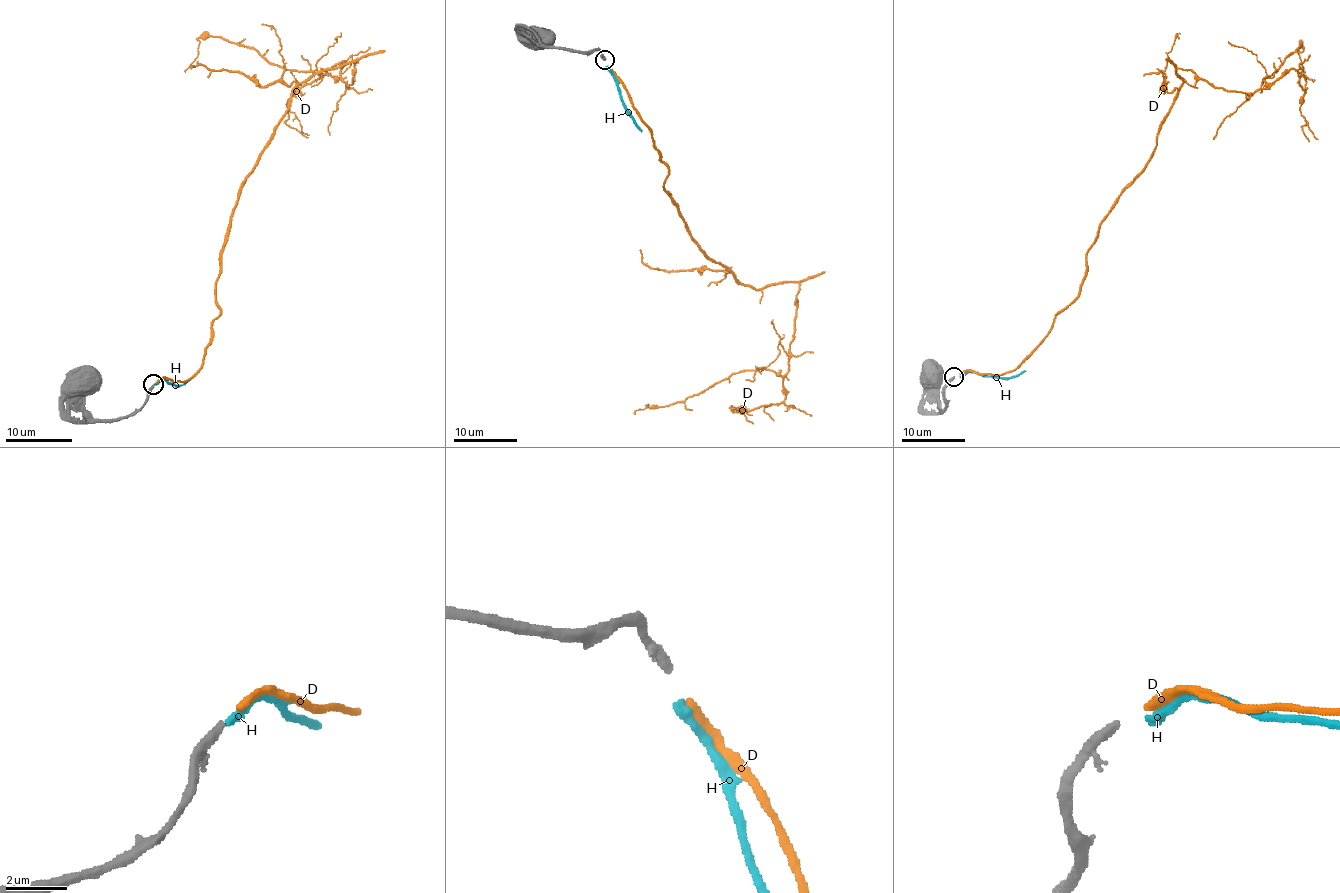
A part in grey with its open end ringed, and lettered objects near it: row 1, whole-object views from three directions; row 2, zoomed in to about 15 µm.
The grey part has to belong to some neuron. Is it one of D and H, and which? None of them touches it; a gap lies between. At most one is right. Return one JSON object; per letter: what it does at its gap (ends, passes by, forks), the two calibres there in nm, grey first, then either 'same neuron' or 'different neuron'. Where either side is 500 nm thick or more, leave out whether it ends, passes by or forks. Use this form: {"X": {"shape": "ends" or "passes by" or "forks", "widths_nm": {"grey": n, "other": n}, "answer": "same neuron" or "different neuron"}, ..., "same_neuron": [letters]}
{"D": {"shape": "ends", "widths_nm": {"grey": 300, "other": 300}, "answer": "same neuron"}, "H": {"shape": "ends", "widths_nm": {"grey": 300, "other": 280}, "answer": "different neuron"}, "same_neuron": ["D"]}

